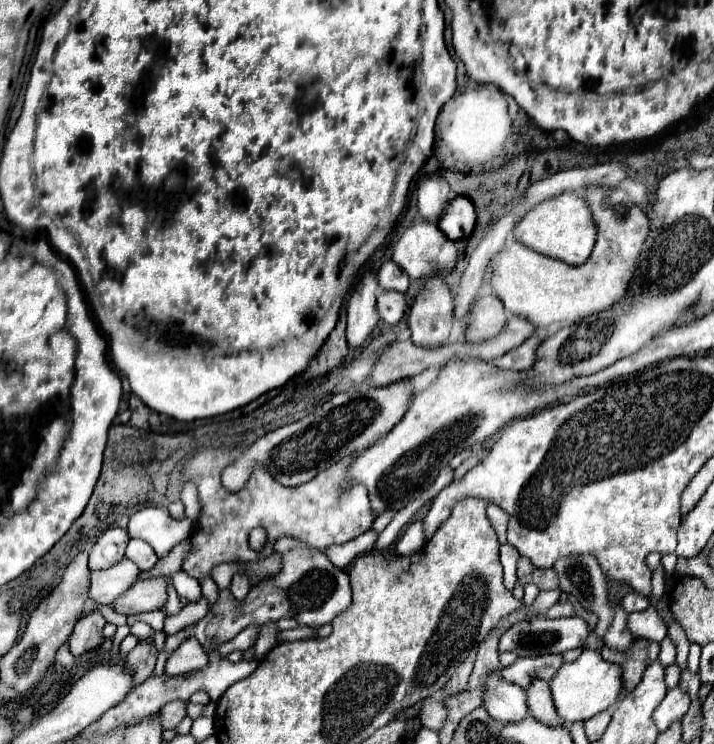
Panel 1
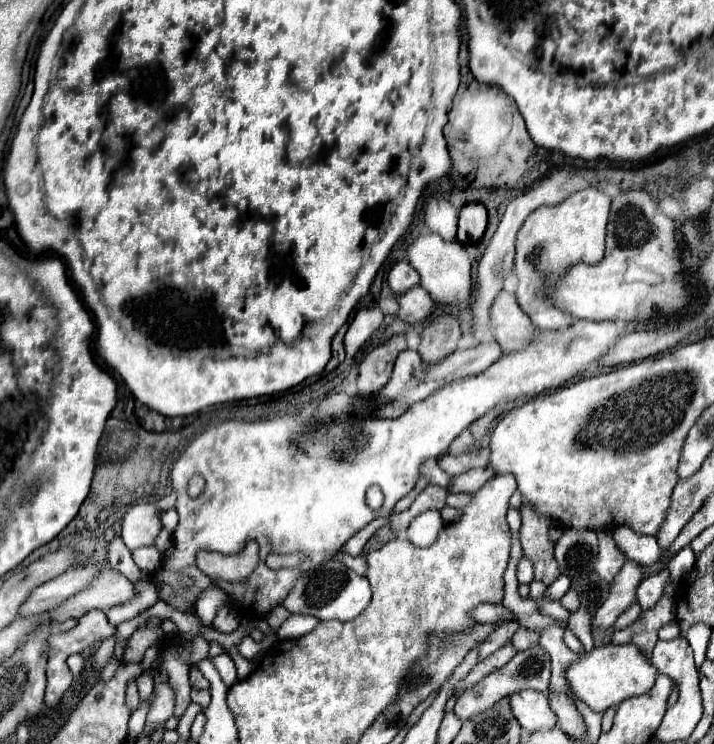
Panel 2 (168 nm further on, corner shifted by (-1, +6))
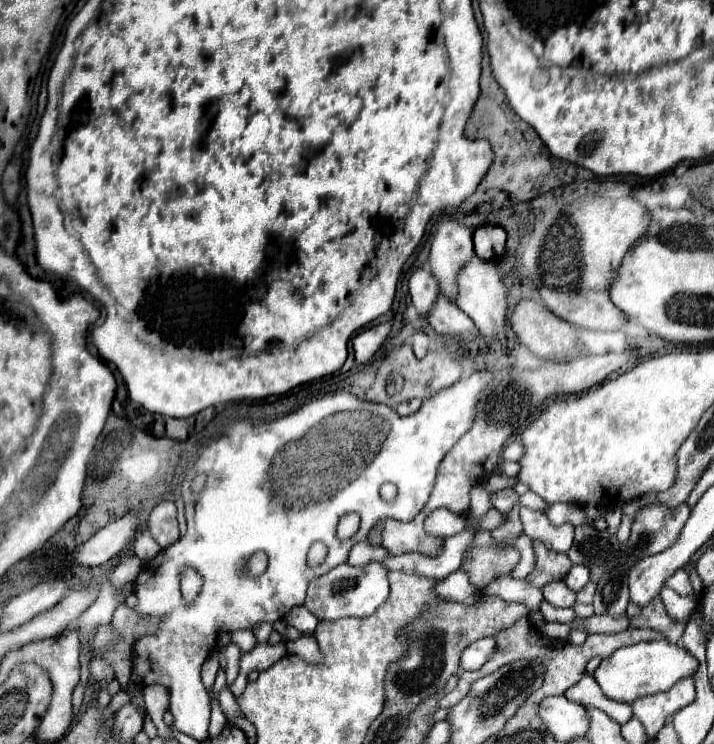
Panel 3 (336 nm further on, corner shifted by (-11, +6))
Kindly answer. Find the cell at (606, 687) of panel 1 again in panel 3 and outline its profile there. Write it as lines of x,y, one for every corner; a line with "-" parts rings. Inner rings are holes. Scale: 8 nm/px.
658,640
658,642
640,642
616,650
610,658
602,660
594,678
608,698
630,704
636,698
670,690
678,680
692,676
696,668
698,660
686,648
682,648
680,644
670,644
666,640

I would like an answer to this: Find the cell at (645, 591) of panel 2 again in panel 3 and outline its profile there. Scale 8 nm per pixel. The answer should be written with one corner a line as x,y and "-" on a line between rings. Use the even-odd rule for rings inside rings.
662,588
662,600
666,606
666,612
676,622
688,622
692,612
696,610
696,598
694,596
678,596
672,588

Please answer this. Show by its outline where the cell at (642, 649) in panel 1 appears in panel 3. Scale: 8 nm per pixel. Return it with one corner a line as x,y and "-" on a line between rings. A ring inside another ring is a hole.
656,596
648,606
644,606
642,612
630,620
630,626
634,626
634,628
654,628
654,630
662,632
666,636
666,640
672,642
672,644
676,644
678,638
684,632
684,624
676,624
676,622
670,620
670,616
664,610
660,596

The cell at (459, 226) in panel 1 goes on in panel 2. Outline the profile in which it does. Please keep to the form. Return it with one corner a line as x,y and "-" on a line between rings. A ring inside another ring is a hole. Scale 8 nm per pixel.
466,204
458,218
458,242
476,244
486,230
486,208
482,204

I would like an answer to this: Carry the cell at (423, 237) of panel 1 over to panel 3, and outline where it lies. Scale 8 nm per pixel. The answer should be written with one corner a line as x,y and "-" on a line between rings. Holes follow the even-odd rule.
474,256
460,272
458,276
460,296
456,300
456,306
466,312
480,334
486,340
504,340
506,338
506,320
508,320
508,288
502,282
500,274
496,272
496,266
492,262
484,262
478,256

